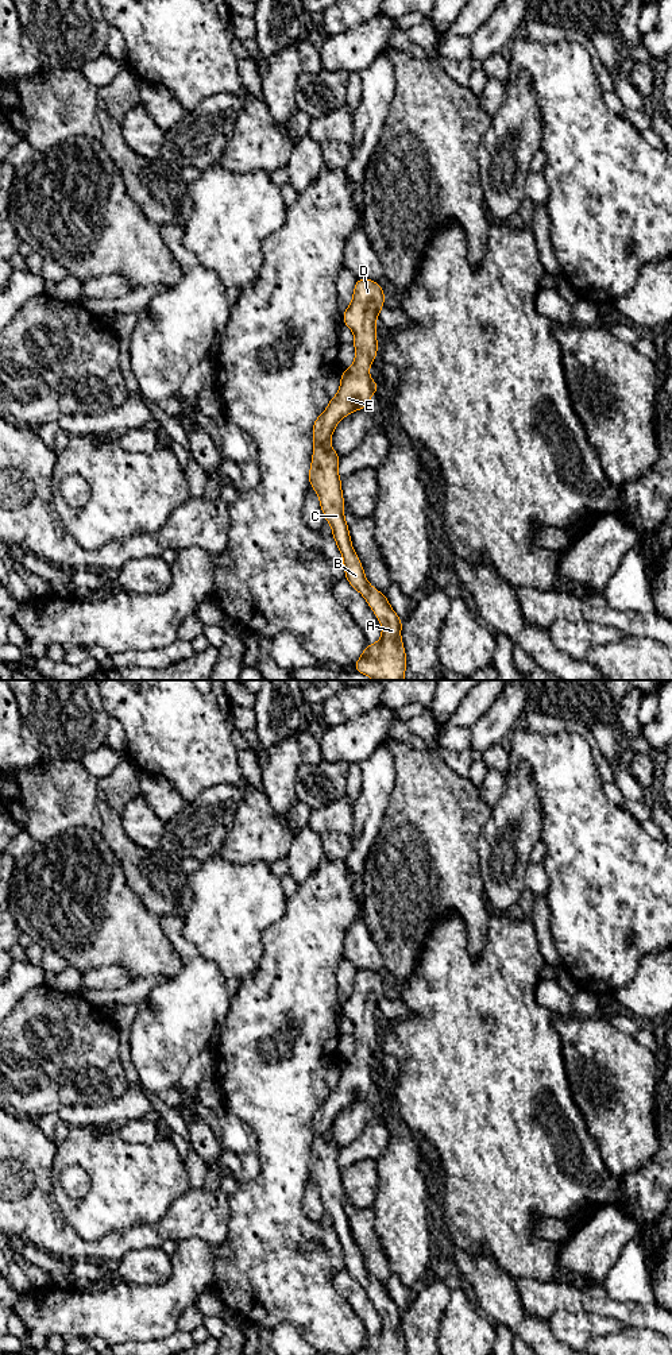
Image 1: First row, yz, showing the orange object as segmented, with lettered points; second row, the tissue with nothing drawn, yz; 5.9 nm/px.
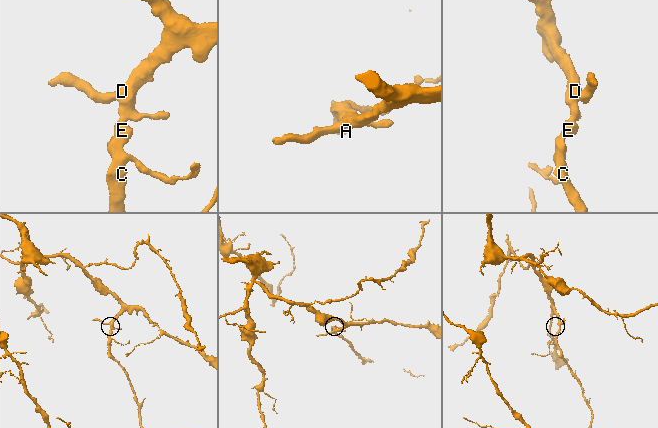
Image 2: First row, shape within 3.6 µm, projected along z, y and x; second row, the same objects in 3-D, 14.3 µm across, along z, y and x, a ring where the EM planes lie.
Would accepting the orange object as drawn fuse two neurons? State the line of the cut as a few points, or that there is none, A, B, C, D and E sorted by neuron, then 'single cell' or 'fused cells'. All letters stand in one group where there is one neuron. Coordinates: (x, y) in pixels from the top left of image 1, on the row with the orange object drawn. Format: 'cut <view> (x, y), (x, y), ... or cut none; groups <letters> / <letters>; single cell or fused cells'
cut none; groups A B C D E; single cell

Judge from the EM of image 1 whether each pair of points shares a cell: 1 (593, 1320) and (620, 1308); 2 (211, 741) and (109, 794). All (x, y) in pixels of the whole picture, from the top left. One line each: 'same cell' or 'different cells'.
1: different cells
2: different cells

